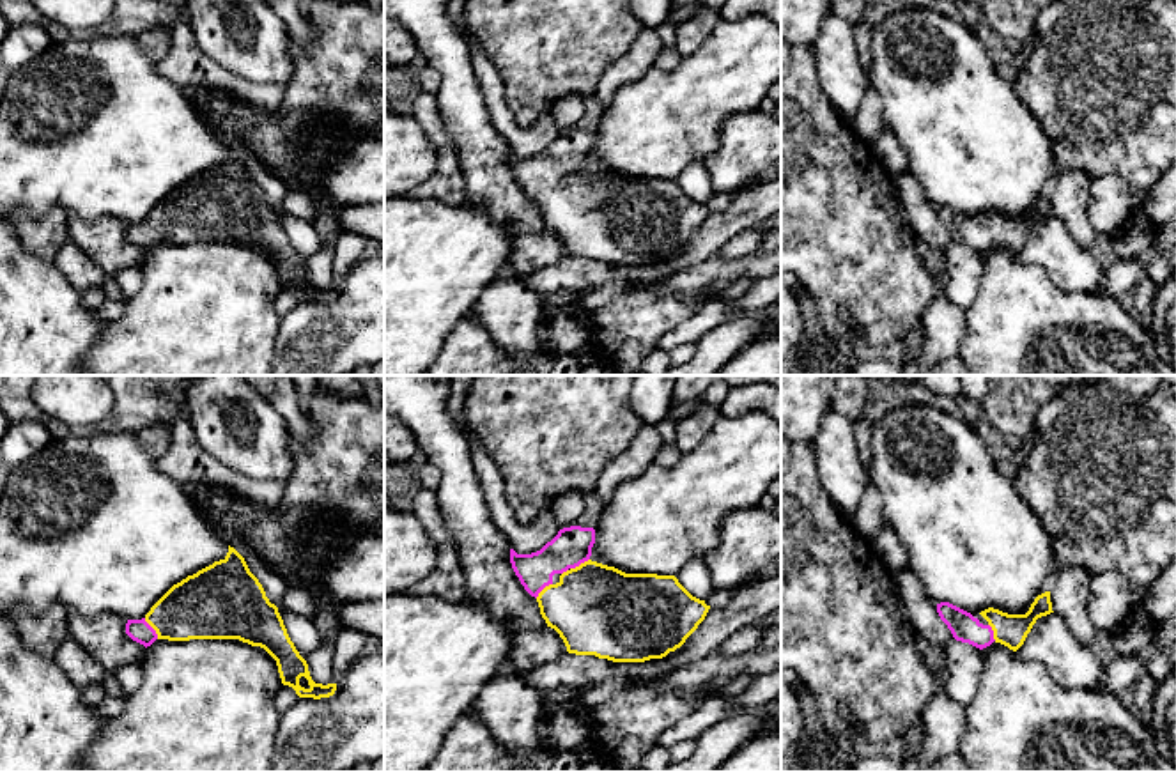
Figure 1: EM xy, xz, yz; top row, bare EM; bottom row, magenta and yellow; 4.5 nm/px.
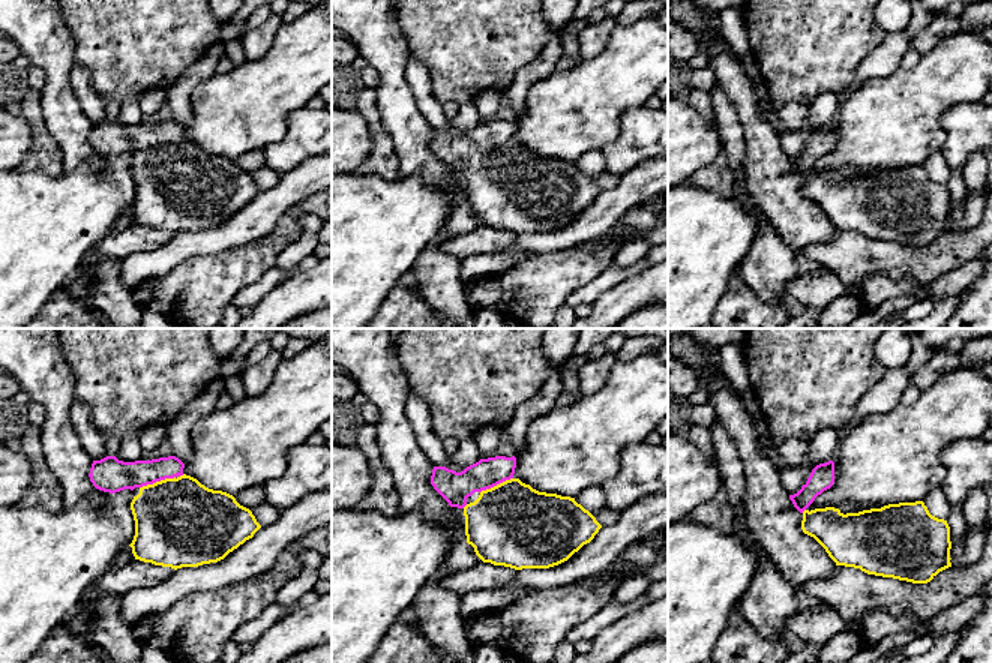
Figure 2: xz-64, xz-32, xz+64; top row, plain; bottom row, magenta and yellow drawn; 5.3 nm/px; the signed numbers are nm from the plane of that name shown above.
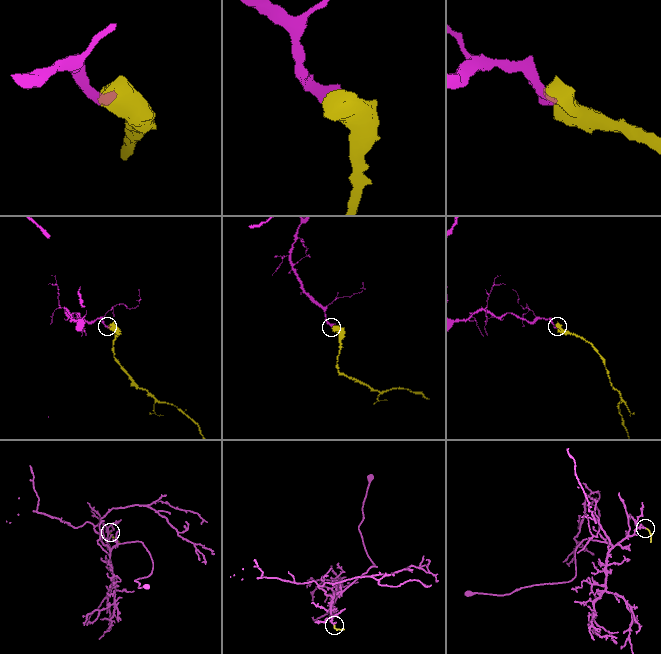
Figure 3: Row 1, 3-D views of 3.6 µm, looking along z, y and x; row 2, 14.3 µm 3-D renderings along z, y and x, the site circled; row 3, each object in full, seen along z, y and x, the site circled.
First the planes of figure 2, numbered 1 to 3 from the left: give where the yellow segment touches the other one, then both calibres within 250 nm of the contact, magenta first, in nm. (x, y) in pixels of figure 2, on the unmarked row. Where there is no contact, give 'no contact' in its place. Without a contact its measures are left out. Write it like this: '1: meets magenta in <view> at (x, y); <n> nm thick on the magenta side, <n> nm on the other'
1: meets magenta in xz-64 at (156, 144); 180 nm thick on the magenta side, 460 nm on the other
2: meets magenta in xz-32 at (496, 149); 170 nm thick on the magenta side, 440 nm on the other
3: meets magenta in xz+64 at (803, 174); 130 nm thick on the magenta side, 240 nm on the other

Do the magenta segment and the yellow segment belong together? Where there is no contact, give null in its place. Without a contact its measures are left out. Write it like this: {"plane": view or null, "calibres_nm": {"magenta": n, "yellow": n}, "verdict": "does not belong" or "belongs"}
{"plane": "xy", "calibres_nm": {"magenta": 100, "yellow": 300}, "verdict": "belongs"}

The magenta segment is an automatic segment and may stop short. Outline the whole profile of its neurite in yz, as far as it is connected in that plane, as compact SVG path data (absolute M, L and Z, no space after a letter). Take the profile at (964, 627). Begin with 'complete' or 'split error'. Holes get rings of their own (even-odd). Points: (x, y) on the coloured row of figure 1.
split error | M1045 591L1034 598L1025 614L1008 614L994 607L981 611L979 614L988 621L986 625L949 602L937 604L937 613L956 641L969 643L979 650L995 641L1017 652L1036 620L1054 611L1050 591Z

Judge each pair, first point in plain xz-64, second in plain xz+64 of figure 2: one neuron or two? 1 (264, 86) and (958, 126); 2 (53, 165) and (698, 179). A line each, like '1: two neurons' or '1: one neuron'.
1: two neurons
2: one neuron

